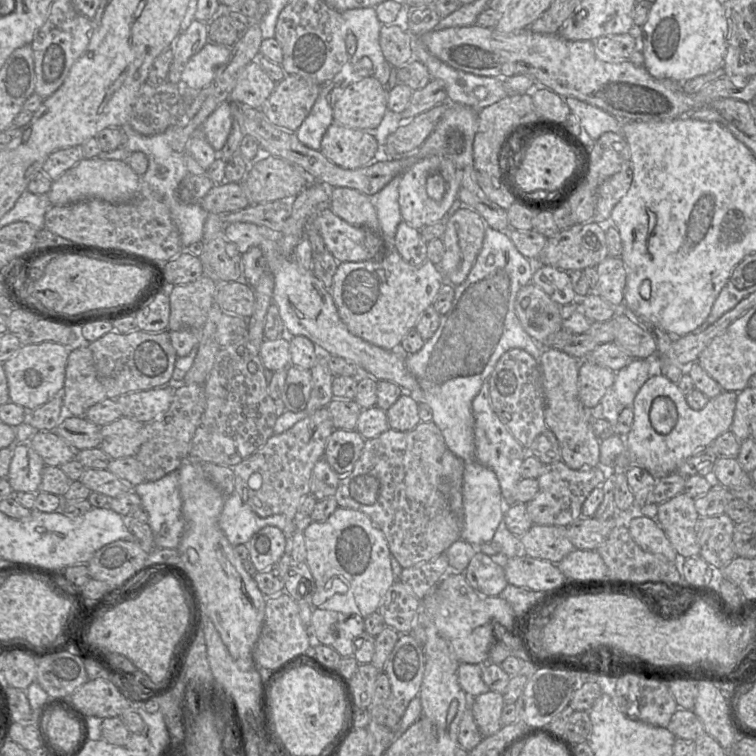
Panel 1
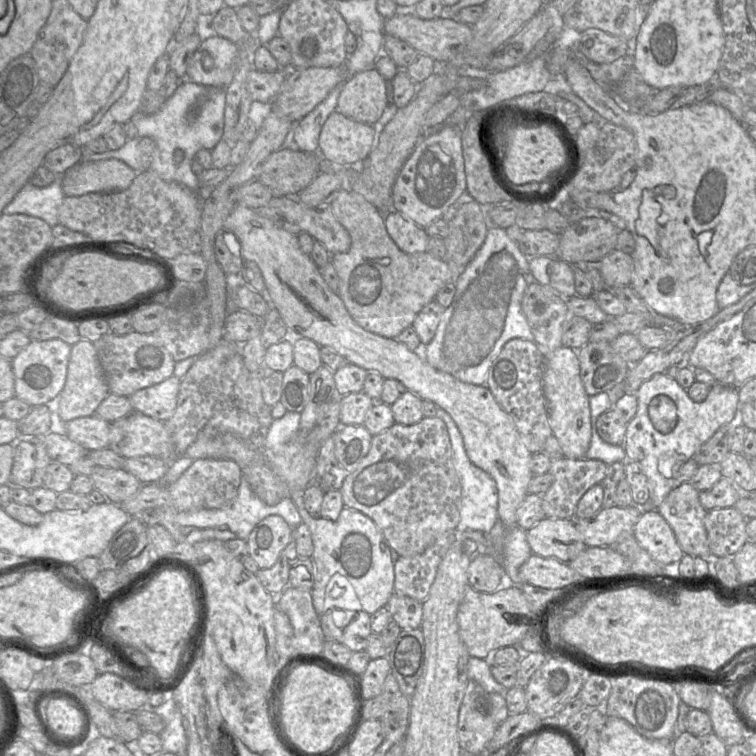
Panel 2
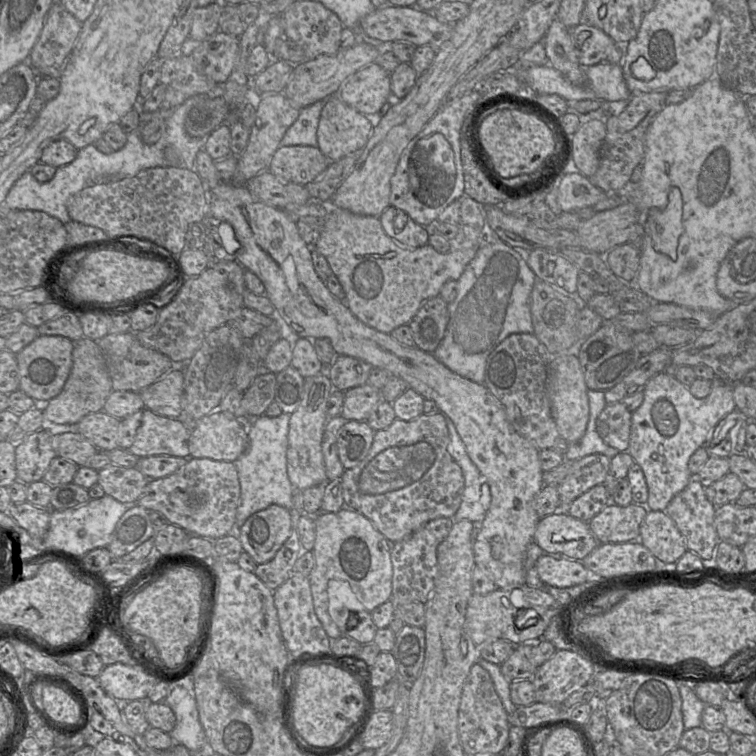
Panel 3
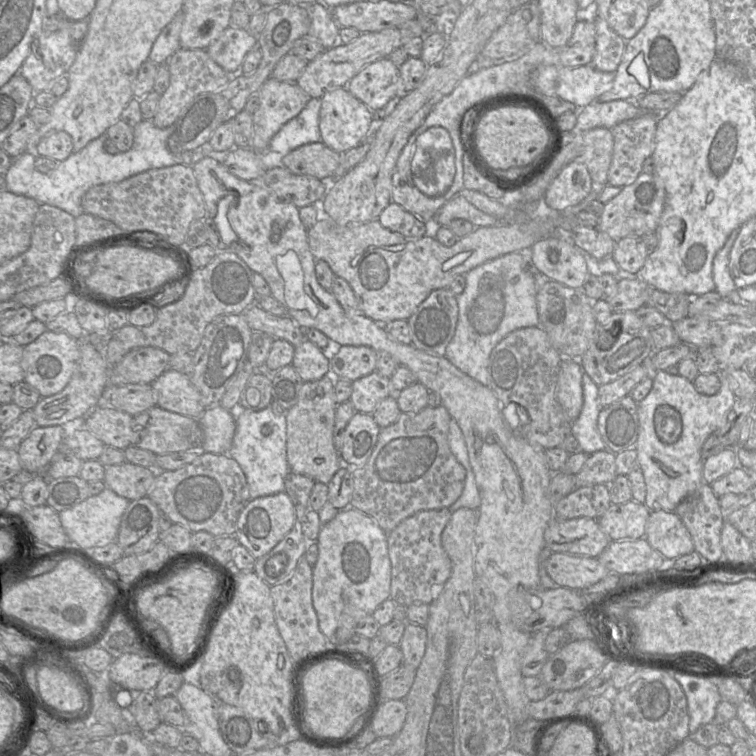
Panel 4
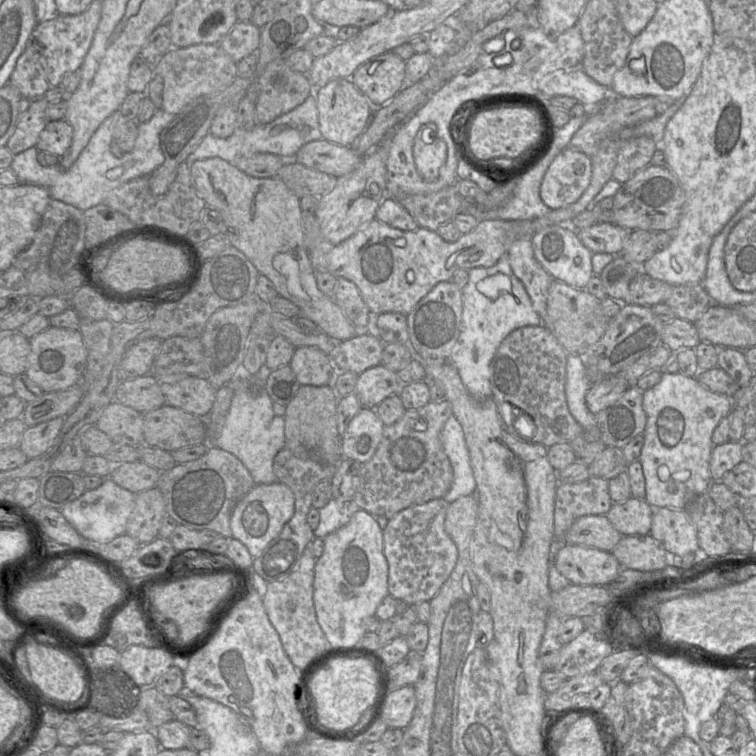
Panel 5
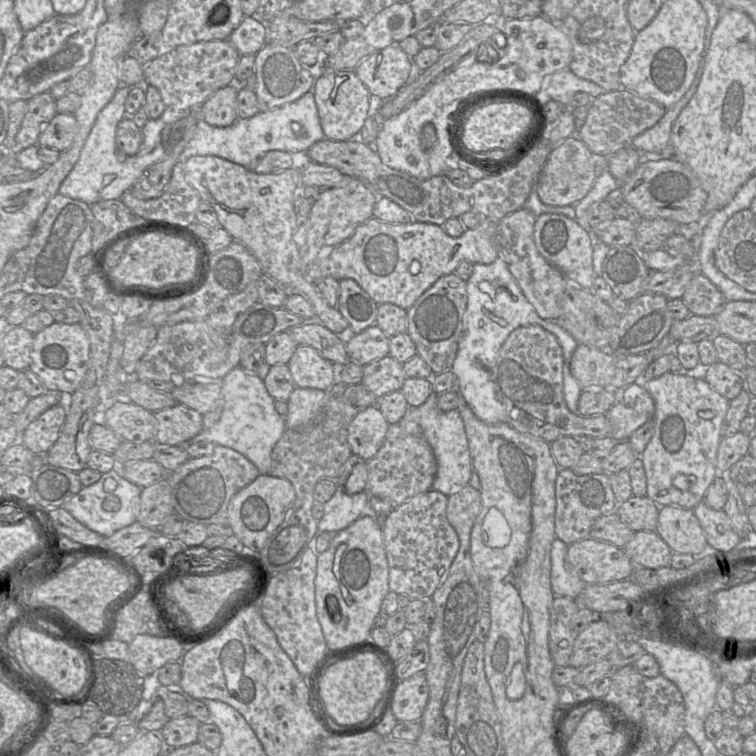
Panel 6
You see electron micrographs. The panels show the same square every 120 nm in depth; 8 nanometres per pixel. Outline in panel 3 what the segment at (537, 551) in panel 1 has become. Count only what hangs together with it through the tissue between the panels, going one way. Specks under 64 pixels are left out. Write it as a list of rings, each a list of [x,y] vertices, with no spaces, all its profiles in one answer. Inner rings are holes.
[[[566,511],[540,518],[534,542],[546,554],[562,555],[577,561],[582,561],[599,545],[588,522],[576,519]]]

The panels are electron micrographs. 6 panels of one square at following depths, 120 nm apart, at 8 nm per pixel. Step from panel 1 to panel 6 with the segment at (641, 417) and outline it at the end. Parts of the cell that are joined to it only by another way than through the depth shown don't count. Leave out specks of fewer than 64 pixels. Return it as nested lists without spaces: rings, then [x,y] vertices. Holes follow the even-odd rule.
[[[701,370],[695,372],[668,371],[657,378],[653,378],[648,381],[642,380],[642,385],[649,392],[655,402],[655,412],[652,418],[654,422],[654,434],[640,456],[647,477],[647,496],[652,499],[657,505],[677,505],[686,509],[693,509],[701,501],[704,501],[704,496],[709,486],[718,476],[718,474],[720,474],[717,469],[717,452],[719,444],[722,440],[721,426],[728,411],[730,400],[718,393],[706,382],[706,380],[701,375]]]

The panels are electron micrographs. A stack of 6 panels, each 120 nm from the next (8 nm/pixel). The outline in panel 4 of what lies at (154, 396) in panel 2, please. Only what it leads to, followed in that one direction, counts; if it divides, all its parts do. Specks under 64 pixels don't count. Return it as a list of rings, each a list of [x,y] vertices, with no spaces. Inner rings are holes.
[[[167,368],[151,384],[157,406],[184,416],[198,418],[206,409],[189,376]]]

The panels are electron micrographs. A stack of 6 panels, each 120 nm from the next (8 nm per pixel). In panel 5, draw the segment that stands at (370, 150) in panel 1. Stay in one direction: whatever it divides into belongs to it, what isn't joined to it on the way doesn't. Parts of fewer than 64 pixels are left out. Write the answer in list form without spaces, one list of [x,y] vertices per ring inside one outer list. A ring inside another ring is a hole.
[[[351,78],[329,81],[322,86],[317,94],[319,127],[322,138],[341,146],[354,146],[367,128],[371,114],[368,99],[356,88]]]

